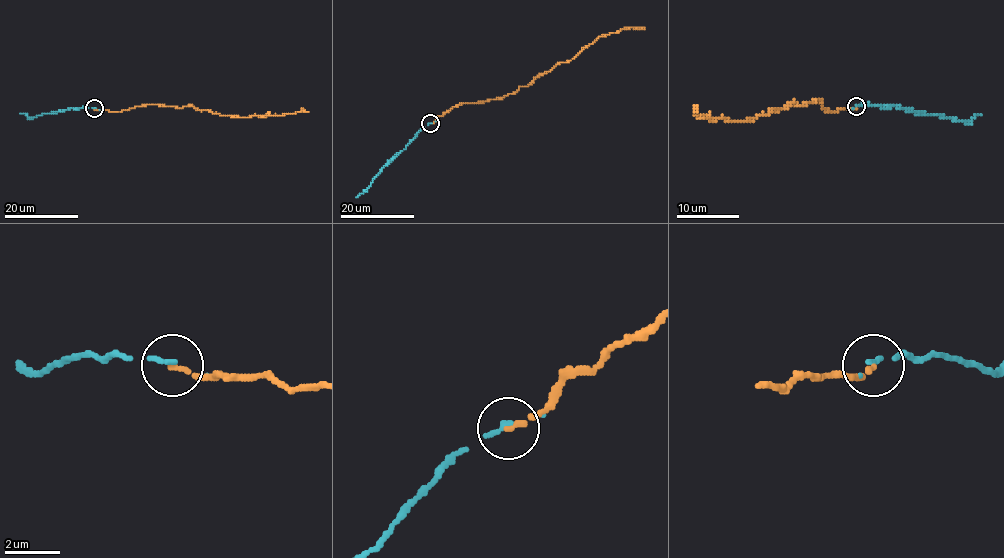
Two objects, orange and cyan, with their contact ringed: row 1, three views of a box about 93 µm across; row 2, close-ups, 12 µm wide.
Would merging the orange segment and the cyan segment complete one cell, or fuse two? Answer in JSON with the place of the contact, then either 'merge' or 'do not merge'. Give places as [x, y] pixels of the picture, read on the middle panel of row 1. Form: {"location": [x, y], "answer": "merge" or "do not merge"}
{"location": [430, 123], "answer": "merge"}

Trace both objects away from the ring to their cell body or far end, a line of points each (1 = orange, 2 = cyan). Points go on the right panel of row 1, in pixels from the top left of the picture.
1: (857, 106), (837, 112), (821, 100), (794, 101), (730, 122), (696, 111)
2: (857, 106), (899, 106), (961, 122), (980, 114)

